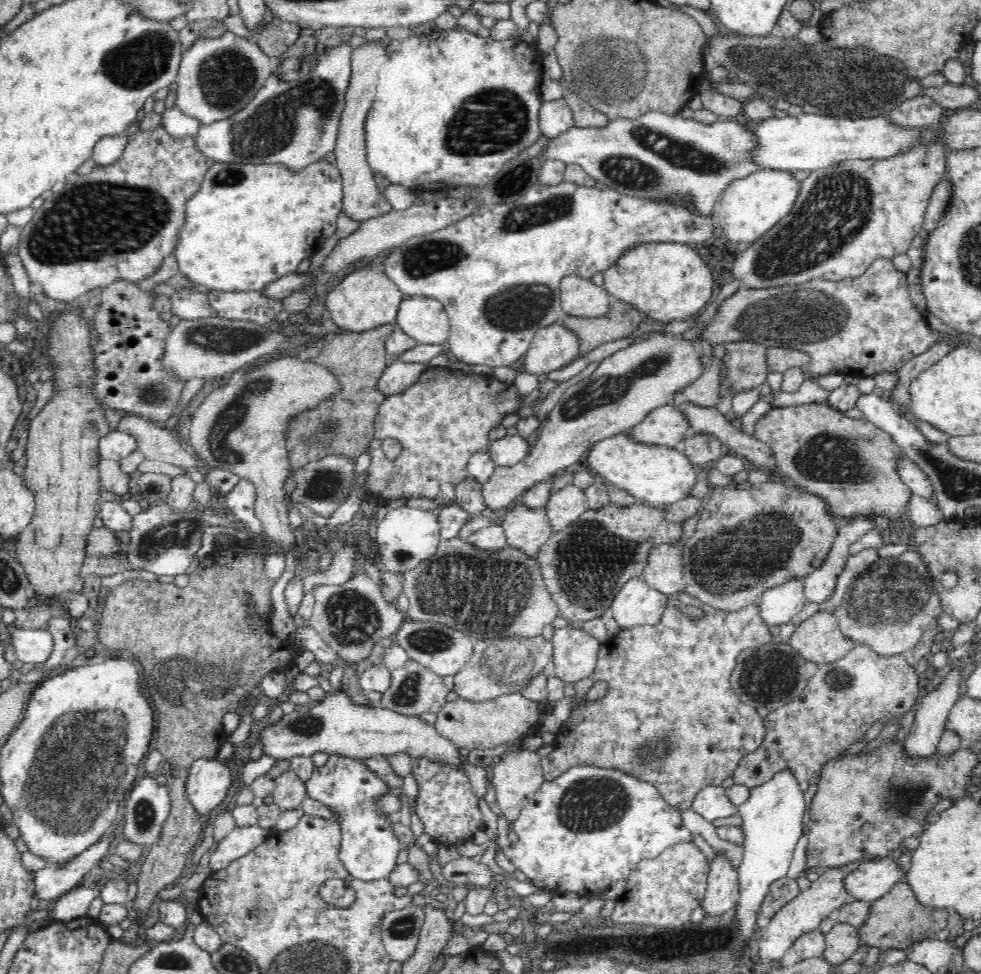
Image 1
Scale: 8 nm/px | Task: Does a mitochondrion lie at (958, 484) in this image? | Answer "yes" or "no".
yes

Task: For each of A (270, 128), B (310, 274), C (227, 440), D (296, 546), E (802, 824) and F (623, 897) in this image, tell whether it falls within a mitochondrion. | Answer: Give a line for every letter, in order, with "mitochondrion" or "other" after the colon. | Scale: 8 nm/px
A: mitochondrion
B: other
C: mitochondrion
D: other
E: other
F: other

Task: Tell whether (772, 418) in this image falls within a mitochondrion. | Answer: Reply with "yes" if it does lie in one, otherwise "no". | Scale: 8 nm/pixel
no

